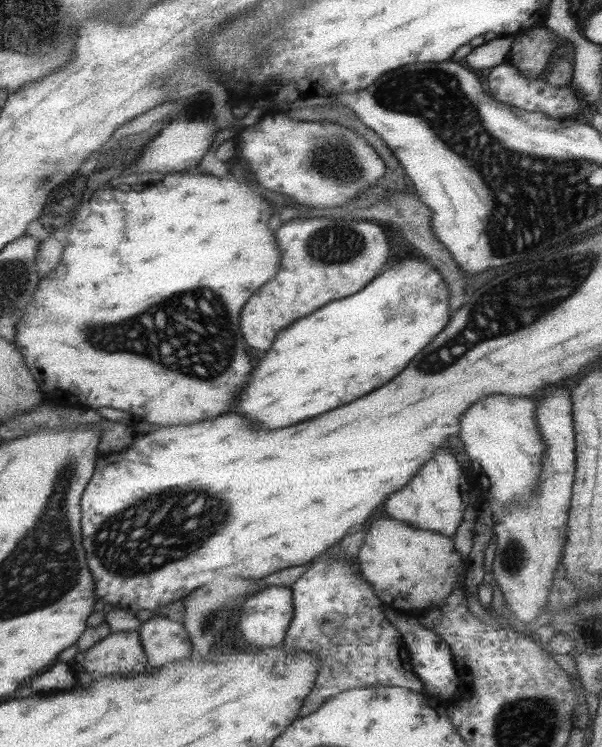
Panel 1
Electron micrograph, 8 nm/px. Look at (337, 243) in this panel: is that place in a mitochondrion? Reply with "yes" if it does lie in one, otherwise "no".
yes

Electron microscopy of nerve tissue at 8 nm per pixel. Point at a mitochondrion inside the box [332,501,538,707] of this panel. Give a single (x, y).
(513, 558)

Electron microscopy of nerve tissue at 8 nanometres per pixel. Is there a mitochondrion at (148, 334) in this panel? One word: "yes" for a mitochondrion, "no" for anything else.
yes

